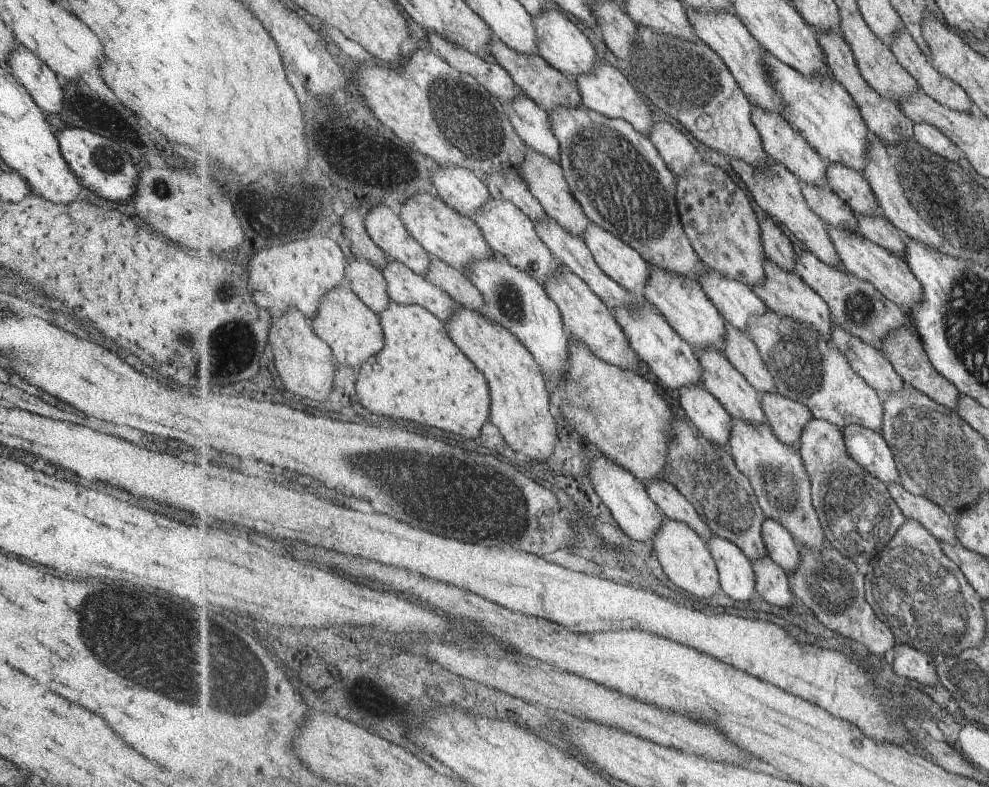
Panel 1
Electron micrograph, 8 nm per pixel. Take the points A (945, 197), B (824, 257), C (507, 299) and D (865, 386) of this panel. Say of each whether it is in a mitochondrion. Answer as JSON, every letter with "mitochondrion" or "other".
{"A":"mitochondrion","B":"other","C":"mitochondrion","D":"other"}

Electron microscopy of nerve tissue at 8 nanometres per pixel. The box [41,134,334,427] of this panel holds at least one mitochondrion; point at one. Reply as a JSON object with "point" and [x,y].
{"point":[107,159]}

